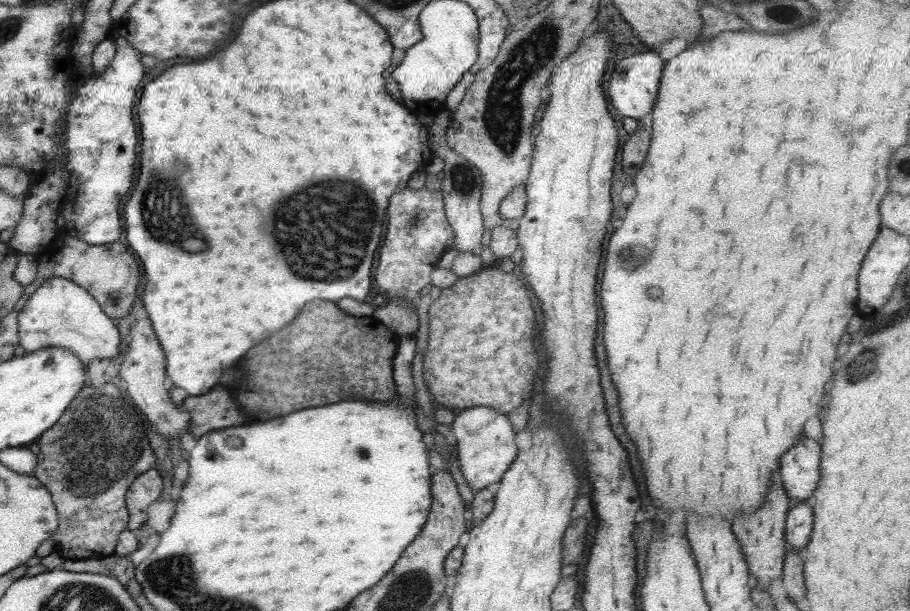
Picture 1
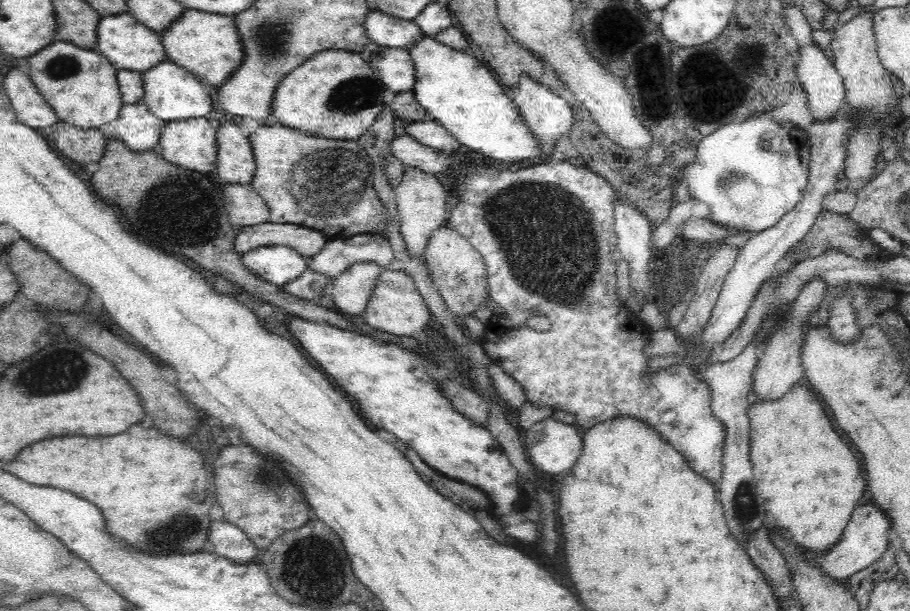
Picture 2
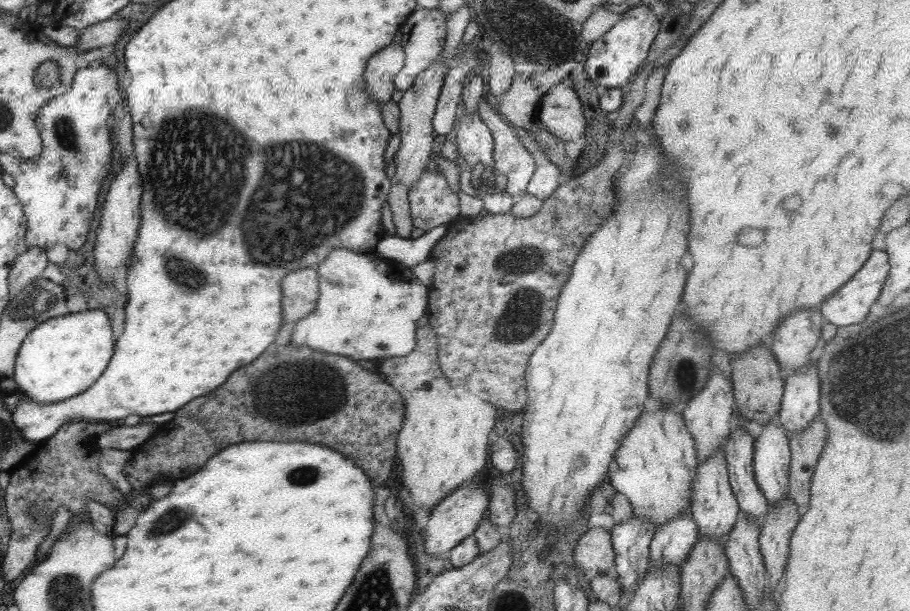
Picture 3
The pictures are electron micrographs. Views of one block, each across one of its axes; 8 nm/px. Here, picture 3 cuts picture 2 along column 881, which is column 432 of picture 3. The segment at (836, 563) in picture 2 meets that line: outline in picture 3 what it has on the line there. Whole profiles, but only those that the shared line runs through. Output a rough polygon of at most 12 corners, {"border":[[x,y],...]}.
{"border":[[470,480],[430,510],[425,554],[446,555],[472,535],[489,499]]}

